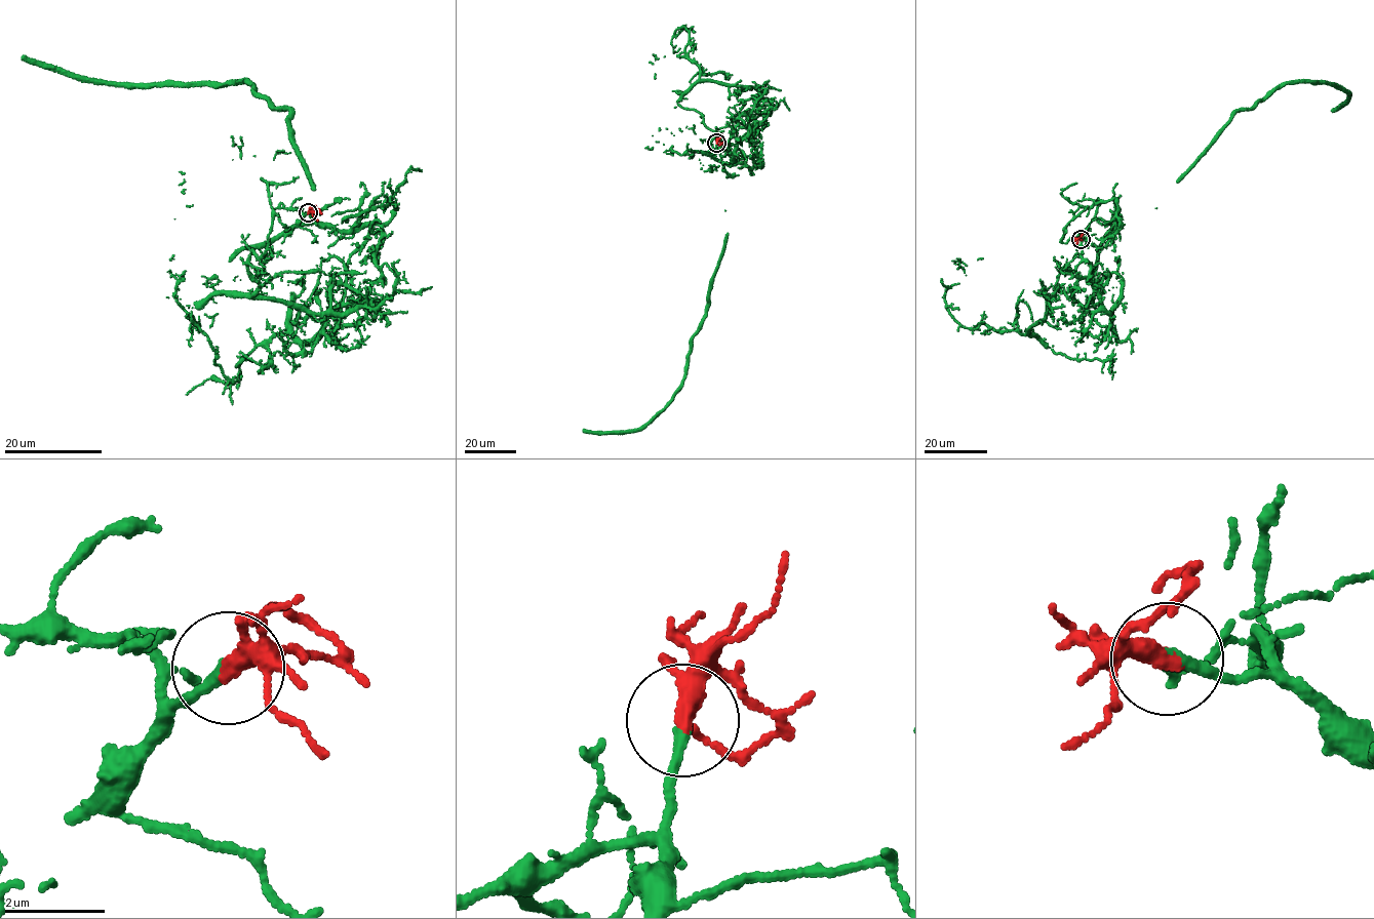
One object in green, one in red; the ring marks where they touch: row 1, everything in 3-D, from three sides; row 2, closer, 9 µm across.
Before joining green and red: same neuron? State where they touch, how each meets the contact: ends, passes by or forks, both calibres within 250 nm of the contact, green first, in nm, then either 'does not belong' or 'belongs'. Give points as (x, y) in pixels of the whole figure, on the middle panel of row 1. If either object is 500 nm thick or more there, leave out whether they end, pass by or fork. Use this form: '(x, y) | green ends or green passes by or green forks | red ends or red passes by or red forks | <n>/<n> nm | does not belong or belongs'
(716, 143) | green ends | red passes by | 200/300 nm | belongs

